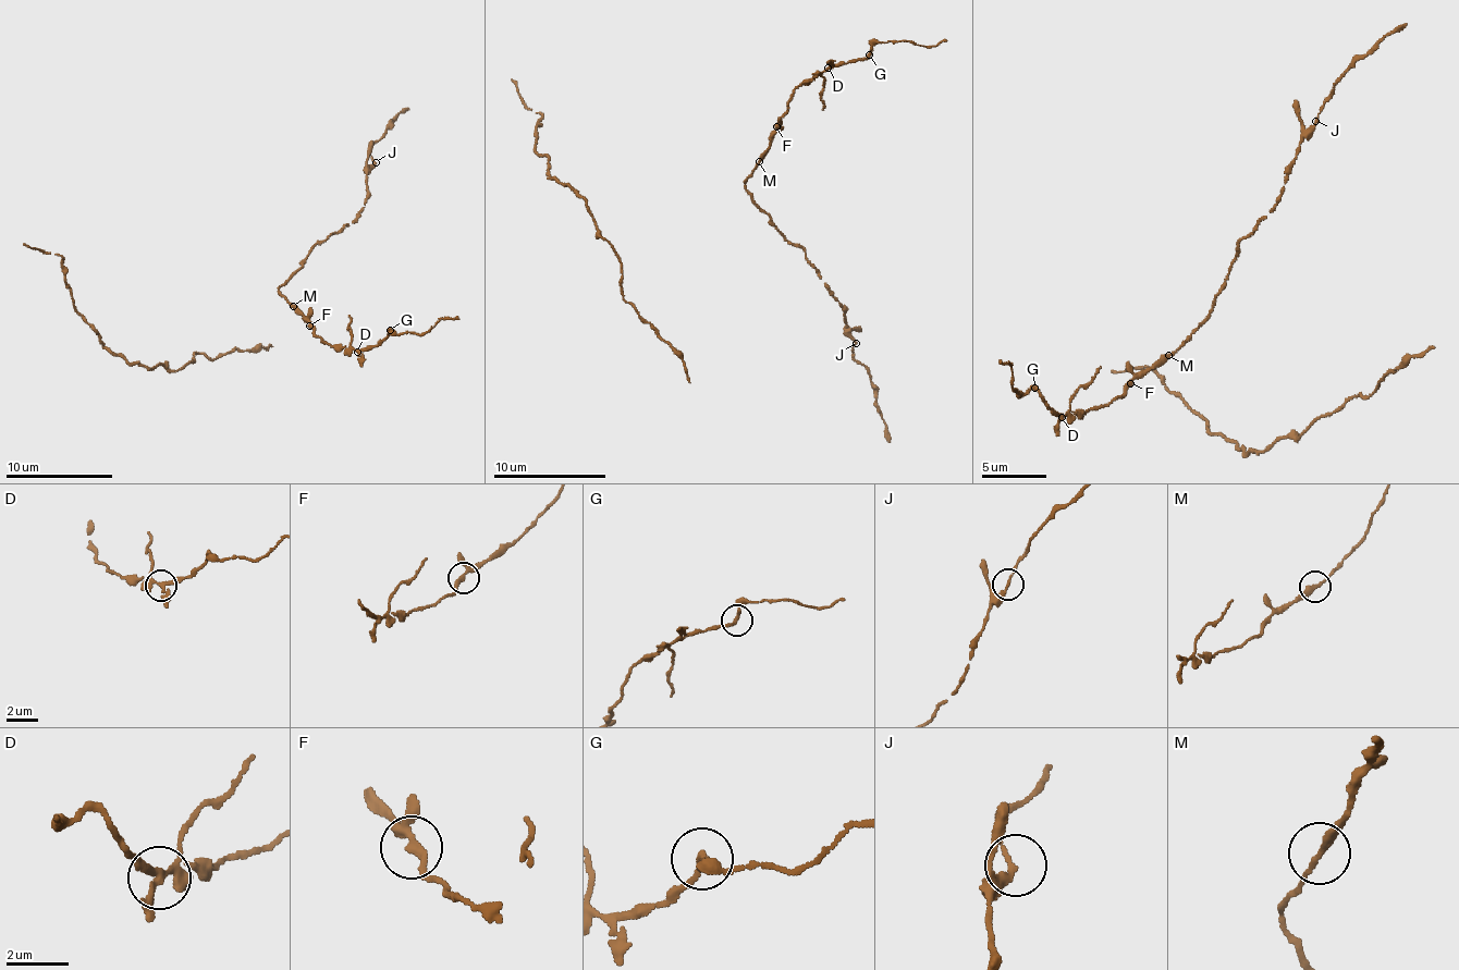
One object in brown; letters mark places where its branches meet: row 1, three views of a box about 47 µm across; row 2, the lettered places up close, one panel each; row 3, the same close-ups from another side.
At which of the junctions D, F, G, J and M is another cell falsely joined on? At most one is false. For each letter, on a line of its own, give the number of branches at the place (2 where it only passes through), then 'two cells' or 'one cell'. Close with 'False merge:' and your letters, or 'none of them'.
D: 4 branches meet; two cells
F: 3 branches meet; one cell
G: 2 branches meet; one cell
J: 2 branches meet; one cell
M: 2 branches meet; one cell
False merge: D

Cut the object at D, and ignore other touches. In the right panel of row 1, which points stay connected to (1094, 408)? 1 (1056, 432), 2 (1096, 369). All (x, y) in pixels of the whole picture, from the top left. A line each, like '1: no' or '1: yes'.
1: no
2: no

